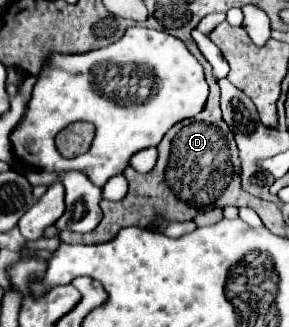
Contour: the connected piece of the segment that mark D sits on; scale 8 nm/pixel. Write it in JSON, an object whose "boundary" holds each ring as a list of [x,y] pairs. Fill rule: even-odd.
{"boundary":[[[208,63],[202,67],[206,73],[206,81],[210,85],[206,107],[196,117],[176,123],[164,135],[164,139],[158,145],[158,163],[150,173],[138,175],[132,167],[124,171],[124,177],[128,179],[128,193],[120,201],[102,201],[104,219],[94,231],[90,233],[62,231],[60,239],[64,243],[86,243],[86,245],[106,243],[124,227],[130,225],[150,227],[158,213],[172,221],[190,221],[198,213],[204,213],[212,207],[226,207],[226,205],[252,207],[250,195],[240,187],[238,149],[232,131],[226,127],[220,115],[216,79]]]}

